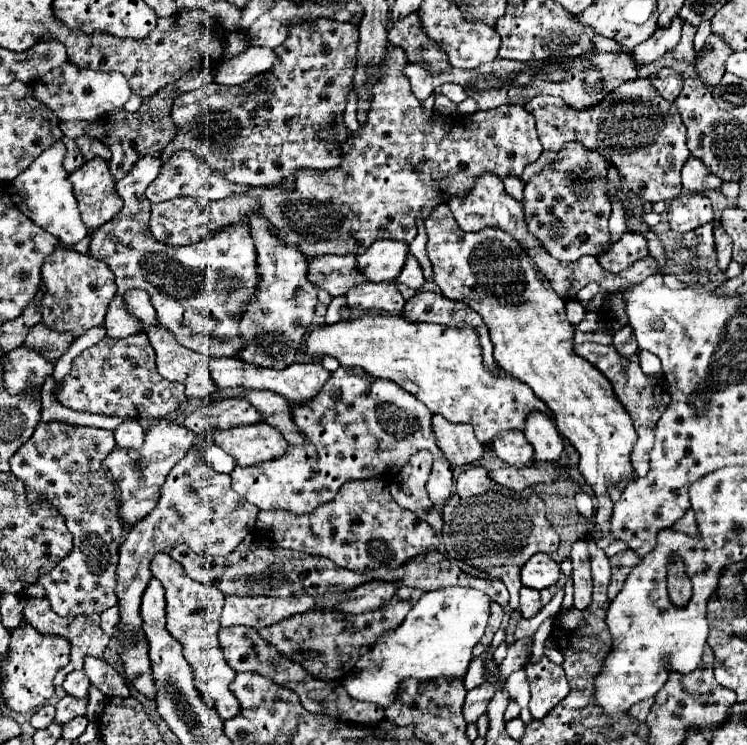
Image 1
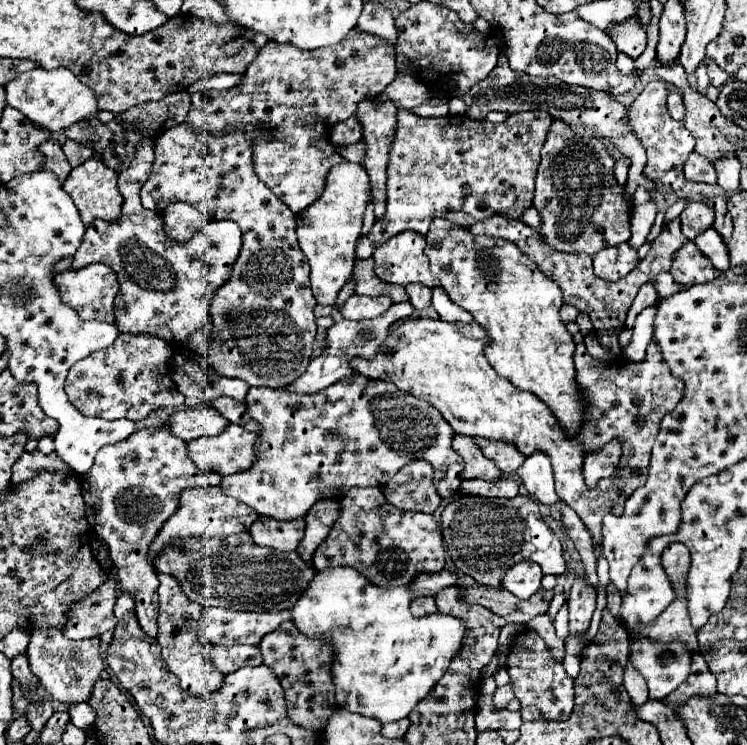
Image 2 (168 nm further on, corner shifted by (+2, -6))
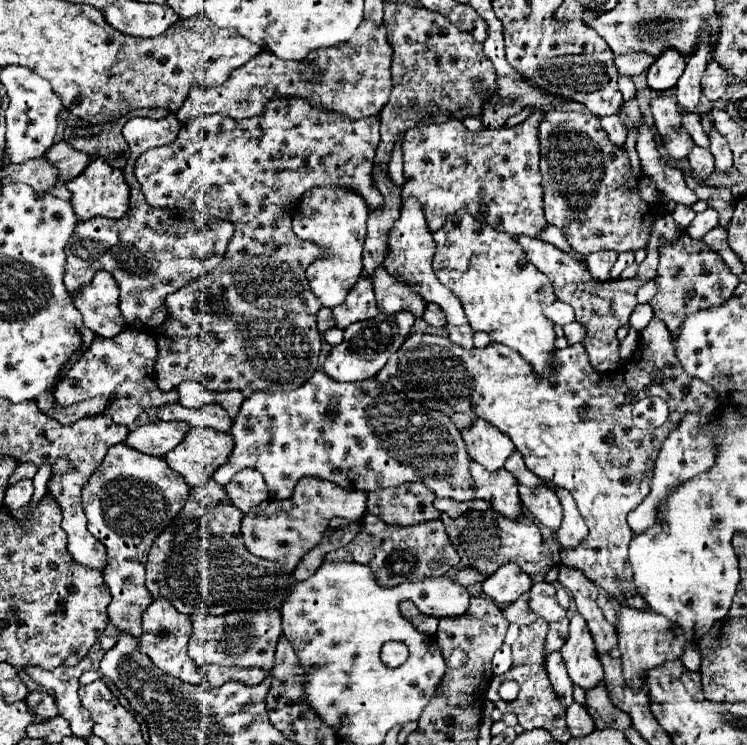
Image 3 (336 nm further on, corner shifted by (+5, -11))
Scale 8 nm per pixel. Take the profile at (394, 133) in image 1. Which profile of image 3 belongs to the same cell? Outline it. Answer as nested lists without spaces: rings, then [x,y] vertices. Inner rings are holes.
[[[536,110],[522,124],[502,130],[482,130],[470,132],[460,120],[448,120],[444,124],[420,124],[420,128],[412,128],[404,136],[404,176],[406,184],[402,186],[402,200],[414,196],[420,200],[430,232],[436,232],[446,216],[456,214],[458,210],[470,210],[476,220],[484,220],[500,232],[522,234],[538,238],[540,232],[548,226],[544,218],[542,206],[542,174],[538,168],[540,162],[540,140],[538,140],[538,124],[542,120],[542,112]]]

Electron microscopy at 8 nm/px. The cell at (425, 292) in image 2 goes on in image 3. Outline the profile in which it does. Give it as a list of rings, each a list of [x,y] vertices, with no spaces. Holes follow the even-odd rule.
[[[428,304],[426,312],[424,312],[424,322],[428,322],[430,326],[444,328],[444,326],[446,326],[446,316],[444,316],[444,310],[442,310],[442,308],[438,308],[438,304]]]

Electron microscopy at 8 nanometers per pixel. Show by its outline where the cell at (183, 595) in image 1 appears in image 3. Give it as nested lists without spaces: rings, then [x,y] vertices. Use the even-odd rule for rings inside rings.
[[[156,600],[144,612],[144,634],[138,640],[138,650],[142,654],[146,654],[152,660],[152,664],[156,668],[160,668],[162,672],[166,672],[174,678],[180,678],[182,682],[200,684],[200,682],[204,682],[202,672],[186,652],[190,632],[192,632],[192,622],[190,622],[188,614],[176,612],[172,608],[172,604],[168,604],[168,600]]]

